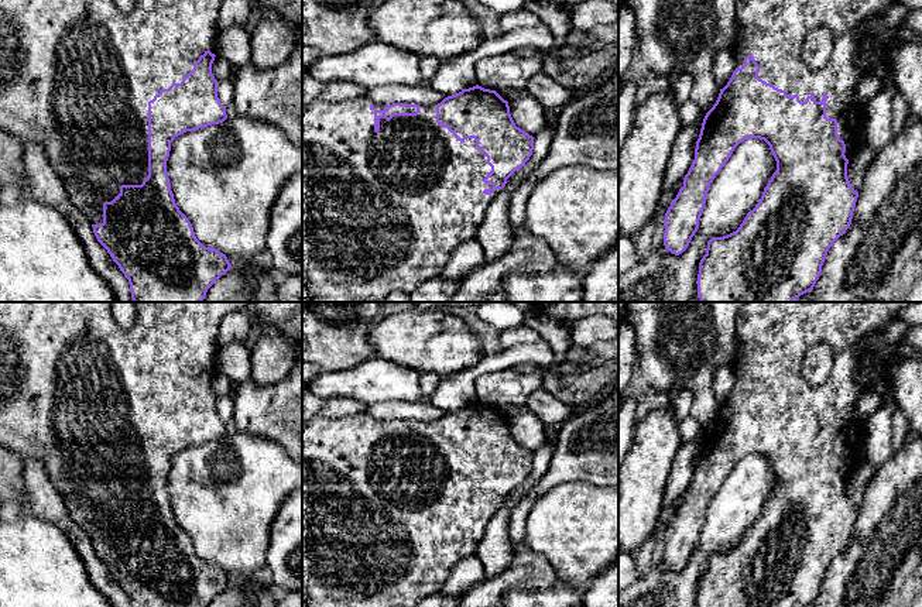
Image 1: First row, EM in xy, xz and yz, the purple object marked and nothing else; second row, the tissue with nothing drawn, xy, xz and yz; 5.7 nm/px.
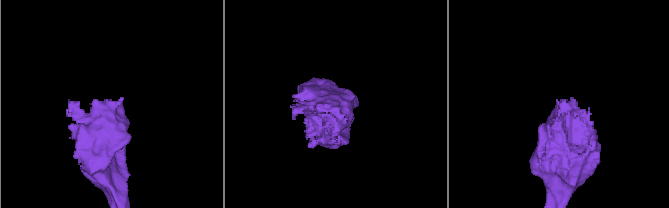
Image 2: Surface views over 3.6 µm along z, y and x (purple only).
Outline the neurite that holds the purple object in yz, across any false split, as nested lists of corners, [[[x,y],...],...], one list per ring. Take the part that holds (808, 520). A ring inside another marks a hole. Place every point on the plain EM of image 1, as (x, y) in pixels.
[[[746,302],[740,309],[736,319],[737,330],[737,350],[733,360],[733,368],[736,375],[736,387],[733,388],[727,401],[720,405],[719,414],[713,423],[706,429],[699,455],[695,464],[695,476],[683,494],[683,503],[679,505],[676,514],[672,517],[668,524],[664,535],[665,549],[664,549],[664,562],[668,567],[675,572],[682,570],[695,549],[699,545],[699,536],[706,519],[706,511],[709,503],[716,494],[716,491],[726,481],[731,473],[734,464],[748,455],[764,456],[777,477],[777,487],[772,490],[767,503],[764,504],[762,512],[757,522],[750,527],[740,541],[740,543],[723,553],[712,553],[707,558],[706,570],[699,579],[698,590],[698,607],[812,607],[816,597],[820,593],[822,582],[827,572],[829,565],[833,559],[846,549],[850,543],[858,508],[854,507],[849,494],[847,494],[847,480],[853,474],[856,466],[864,459],[863,457],[863,423],[857,422],[853,418],[853,411],[857,404],[858,397],[863,392],[863,387],[856,383],[853,378],[853,370],[860,356],[864,354],[858,349],[858,343],[870,335],[882,332],[888,327],[890,323],[895,320],[898,311],[911,306],[915,302]],[[816,343],[827,343],[833,350],[833,368],[825,384],[819,387],[809,385],[802,377],[802,363],[805,360],[806,351],[813,347]]]

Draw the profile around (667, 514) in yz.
[[[679,495],[669,508],[662,510],[661,517],[657,522],[657,528],[659,531],[665,531],[672,517],[676,514],[679,505],[683,503],[683,495]]]

